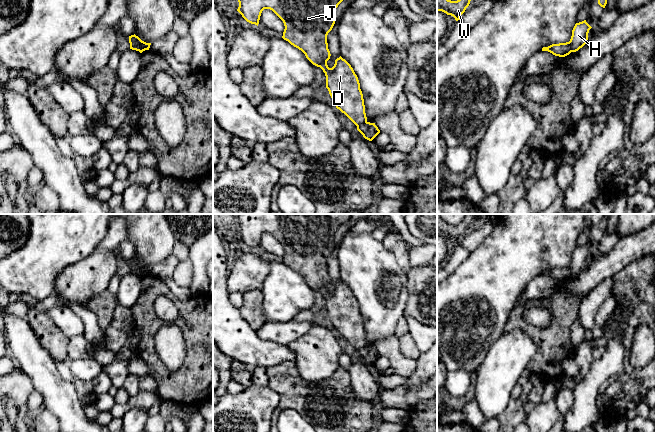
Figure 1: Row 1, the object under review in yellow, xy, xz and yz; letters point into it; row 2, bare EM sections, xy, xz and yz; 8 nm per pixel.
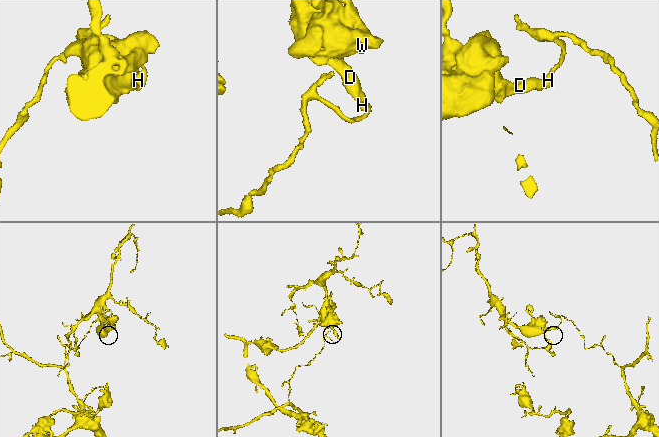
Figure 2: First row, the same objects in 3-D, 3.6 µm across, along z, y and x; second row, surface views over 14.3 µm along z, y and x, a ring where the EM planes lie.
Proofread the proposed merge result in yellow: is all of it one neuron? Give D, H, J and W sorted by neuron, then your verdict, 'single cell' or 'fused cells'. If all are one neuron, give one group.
D J W / H | fused cells

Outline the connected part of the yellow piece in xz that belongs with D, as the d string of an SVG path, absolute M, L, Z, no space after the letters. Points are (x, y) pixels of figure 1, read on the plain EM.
M236 214L239 231L237 235L249 247L258 250L261 237L264 233L272 234L284 247L285 253L282 262L301 274L306 282L315 290L320 291L326 300L326 312L334 329L344 337L356 350L367 346L363 318L360 307L351 289L341 280L335 284L332 292L327 285L330 283L327 259L335 248L335 235L338 229L351 219L351 214Z

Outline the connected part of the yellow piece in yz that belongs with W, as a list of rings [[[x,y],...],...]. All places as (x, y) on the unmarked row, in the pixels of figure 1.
[[[437,214],[437,235],[442,235],[451,239],[456,245],[460,244],[461,239],[469,230],[475,214],[465,214],[463,220],[457,225],[448,224],[440,214]]]

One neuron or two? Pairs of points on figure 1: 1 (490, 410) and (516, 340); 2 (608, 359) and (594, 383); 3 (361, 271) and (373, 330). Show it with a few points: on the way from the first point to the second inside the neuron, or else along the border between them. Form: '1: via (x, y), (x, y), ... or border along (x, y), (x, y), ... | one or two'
1: via (492, 393), (495, 378), (508, 357) | one
2: via (606, 365), (595, 377) | one
3: via (373, 286), (373, 315) | one

